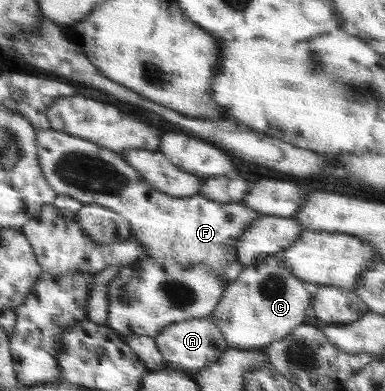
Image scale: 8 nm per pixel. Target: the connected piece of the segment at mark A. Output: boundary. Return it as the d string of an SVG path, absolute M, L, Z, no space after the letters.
M211 318L179 321L168 325L156 335L156 346L164 356L164 363L168 369L179 372L193 373L199 369L207 368L218 361L218 357L226 351L228 345L220 328Z

